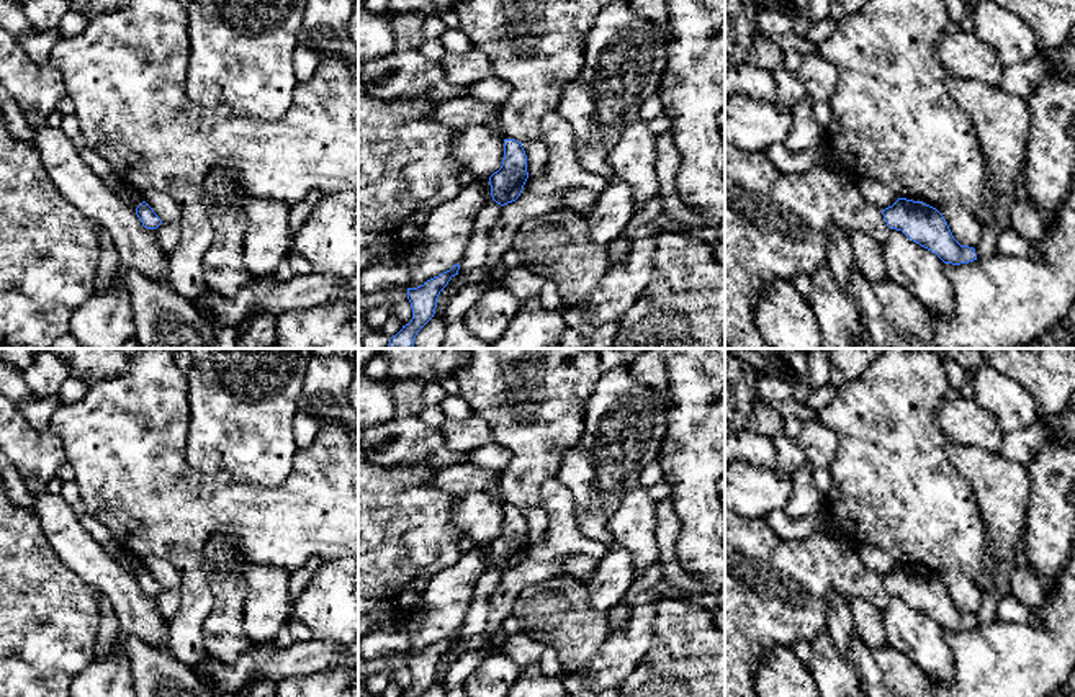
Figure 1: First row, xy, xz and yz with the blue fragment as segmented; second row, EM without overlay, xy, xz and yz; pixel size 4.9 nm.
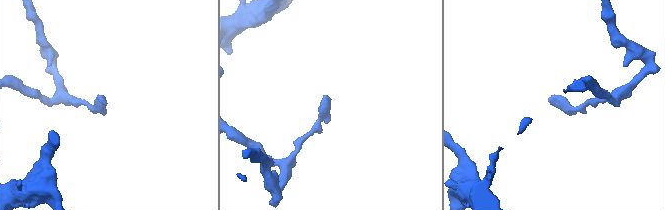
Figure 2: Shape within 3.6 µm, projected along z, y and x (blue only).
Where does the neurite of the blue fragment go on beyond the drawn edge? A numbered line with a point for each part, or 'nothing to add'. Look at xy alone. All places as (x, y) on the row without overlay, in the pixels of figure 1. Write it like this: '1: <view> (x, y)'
nothing to add

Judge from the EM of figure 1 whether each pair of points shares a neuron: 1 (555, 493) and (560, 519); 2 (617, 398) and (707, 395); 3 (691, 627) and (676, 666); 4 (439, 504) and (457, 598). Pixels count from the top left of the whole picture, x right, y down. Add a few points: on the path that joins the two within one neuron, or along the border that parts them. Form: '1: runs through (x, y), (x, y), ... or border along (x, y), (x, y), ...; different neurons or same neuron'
1: runs through (558, 499), (560, 512); same neuron
2: border along (666, 408), (666, 436), (663, 439); different neurons
3: runs through (686, 637), (686, 653), (683, 656); same neuron
4: border along (462, 553), (452, 565), (442, 568), (421, 591); different neurons

